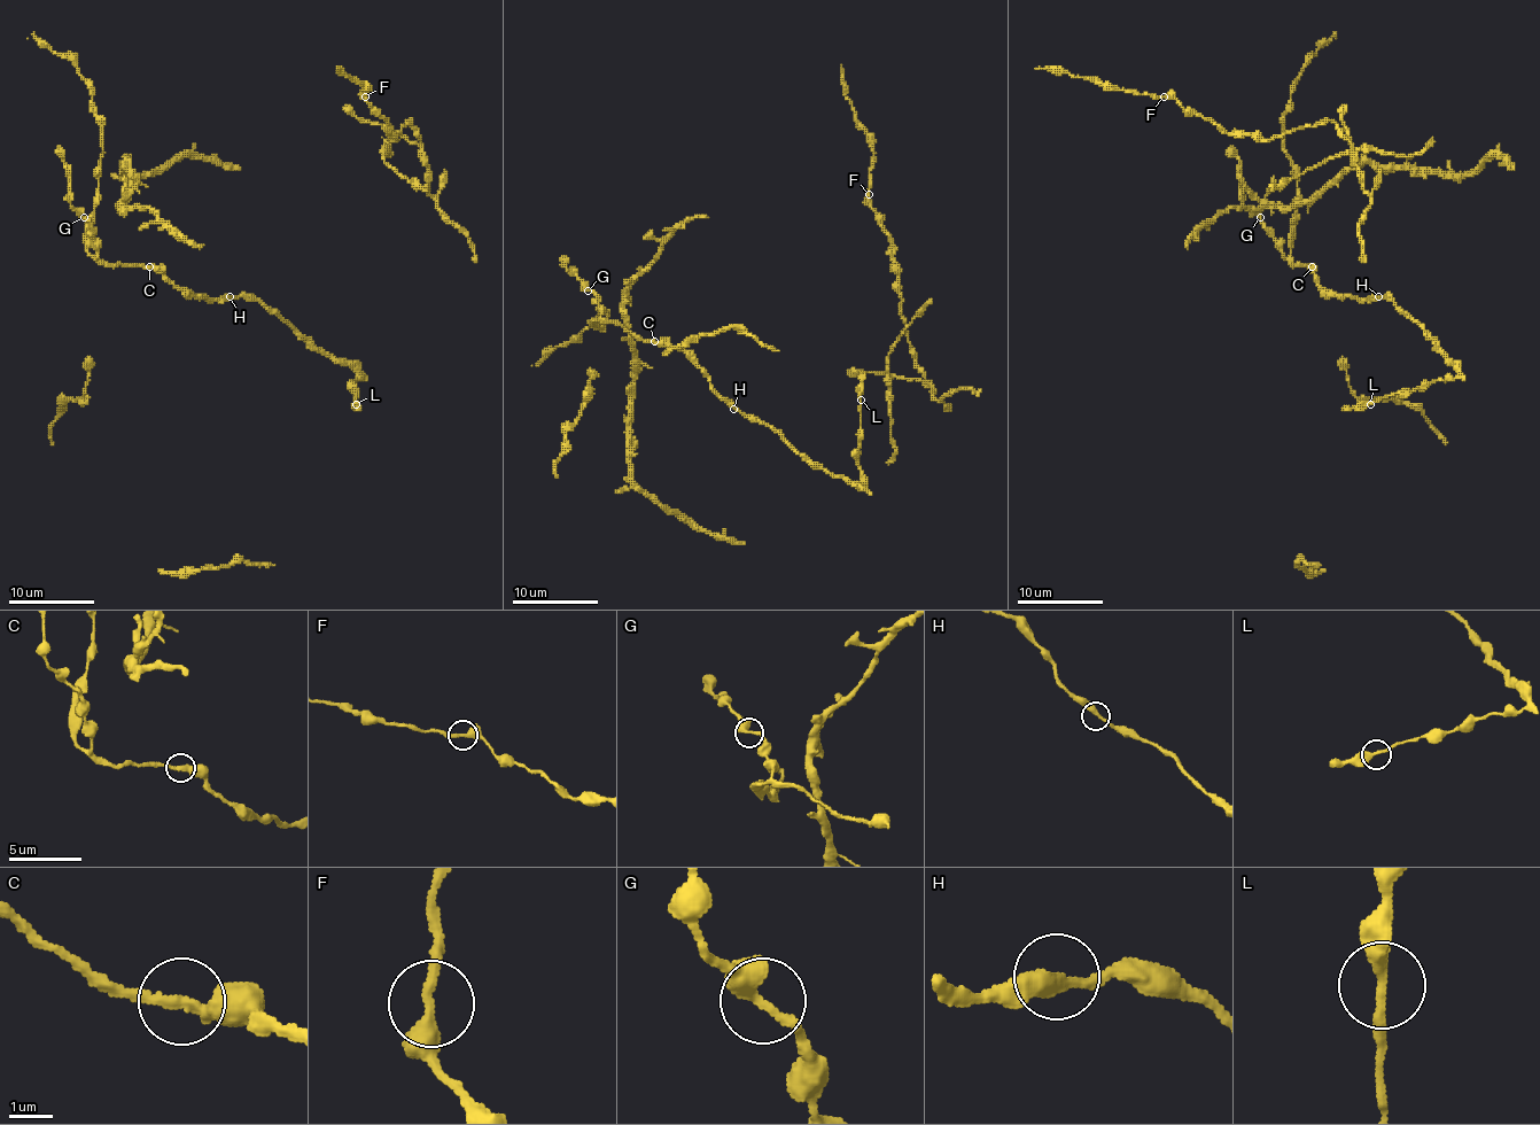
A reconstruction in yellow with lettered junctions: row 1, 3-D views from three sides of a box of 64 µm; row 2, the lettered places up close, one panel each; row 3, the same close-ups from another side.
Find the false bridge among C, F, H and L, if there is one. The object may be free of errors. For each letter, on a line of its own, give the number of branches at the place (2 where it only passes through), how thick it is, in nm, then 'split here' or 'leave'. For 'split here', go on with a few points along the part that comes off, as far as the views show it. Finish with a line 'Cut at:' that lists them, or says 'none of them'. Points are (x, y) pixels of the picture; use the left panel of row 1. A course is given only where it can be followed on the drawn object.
C: 2 branches meet; 320 nm thick; leave
F: 2 branches meet; 320 nm thick; leave
H: 2 branches meet; 340 nm thick; leave
L: 2 branches meet; 320 nm thick; leave
Cut at: none of them

